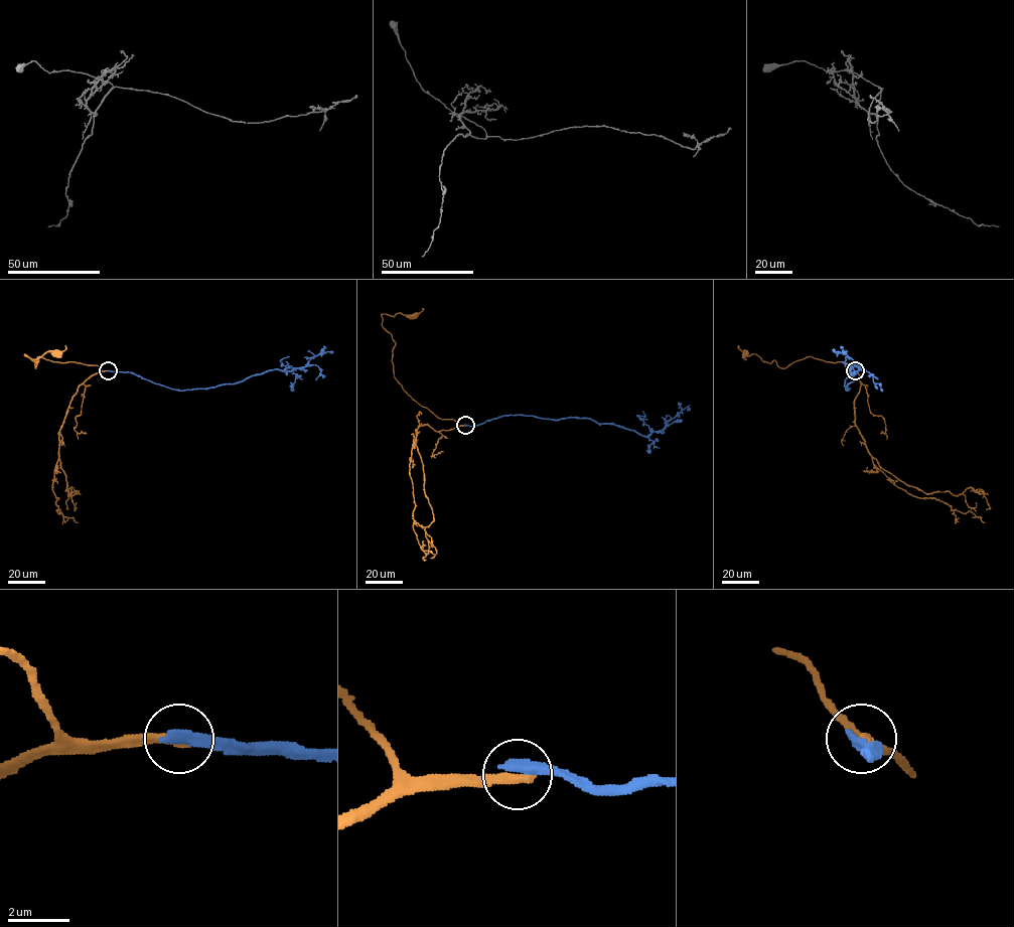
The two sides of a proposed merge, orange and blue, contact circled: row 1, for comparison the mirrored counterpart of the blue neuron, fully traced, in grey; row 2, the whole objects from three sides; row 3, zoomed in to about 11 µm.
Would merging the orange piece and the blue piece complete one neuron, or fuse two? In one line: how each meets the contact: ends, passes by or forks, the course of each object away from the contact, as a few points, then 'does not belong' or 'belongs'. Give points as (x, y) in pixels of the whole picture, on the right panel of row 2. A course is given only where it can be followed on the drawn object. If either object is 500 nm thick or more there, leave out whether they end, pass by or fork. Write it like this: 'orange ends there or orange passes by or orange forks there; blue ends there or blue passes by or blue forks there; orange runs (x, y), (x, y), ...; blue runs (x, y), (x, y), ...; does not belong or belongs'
orange ends there; blue ends there; orange runs (855, 370), (811, 356), (780, 368), (744, 353); blue runs (855, 370), (845, 379), (847, 391), (853, 375), (860, 369), (866, 370), (840, 353); does not belong

